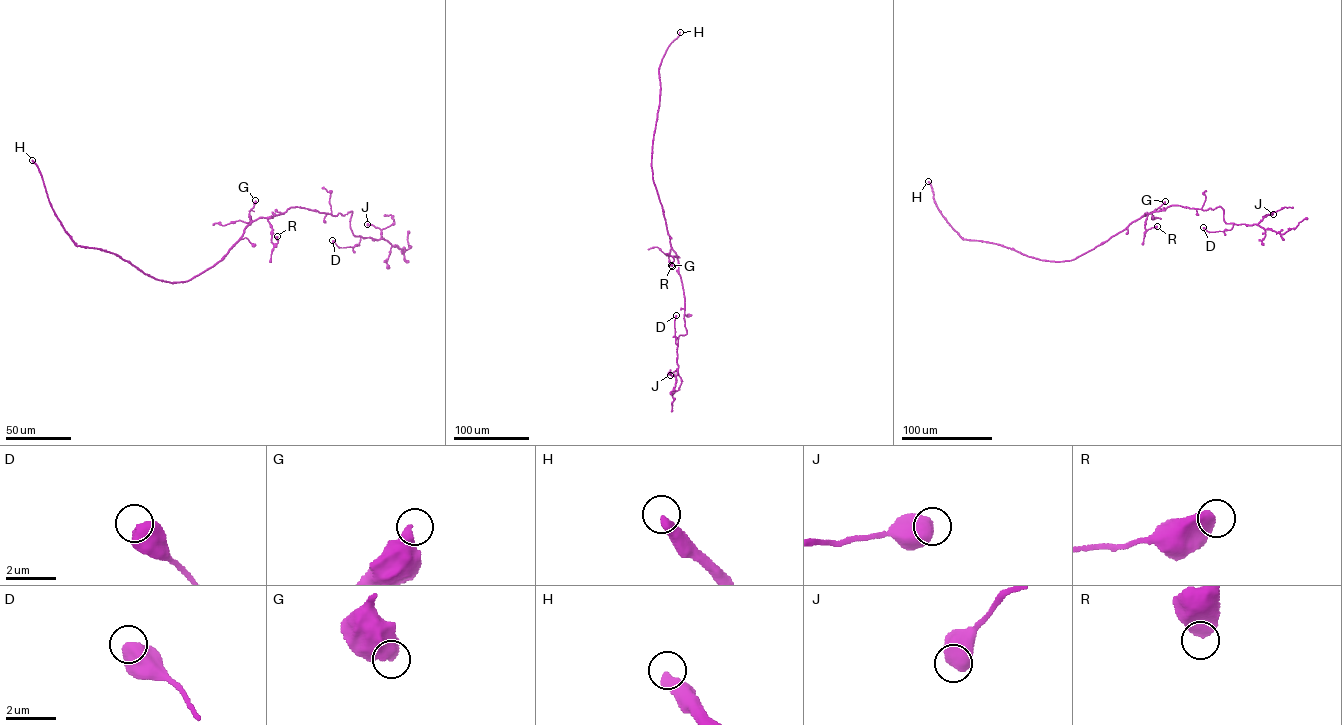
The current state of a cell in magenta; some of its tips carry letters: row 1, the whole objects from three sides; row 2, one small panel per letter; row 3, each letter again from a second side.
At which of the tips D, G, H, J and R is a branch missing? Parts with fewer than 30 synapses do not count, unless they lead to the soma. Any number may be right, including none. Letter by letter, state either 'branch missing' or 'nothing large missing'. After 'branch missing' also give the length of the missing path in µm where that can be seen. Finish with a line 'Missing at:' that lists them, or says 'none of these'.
D: nothing large missing
G: nothing large missing
H: branch missing; missing 250 µm
J: nothing large missing
R: nothing large missing
Missing at: H

